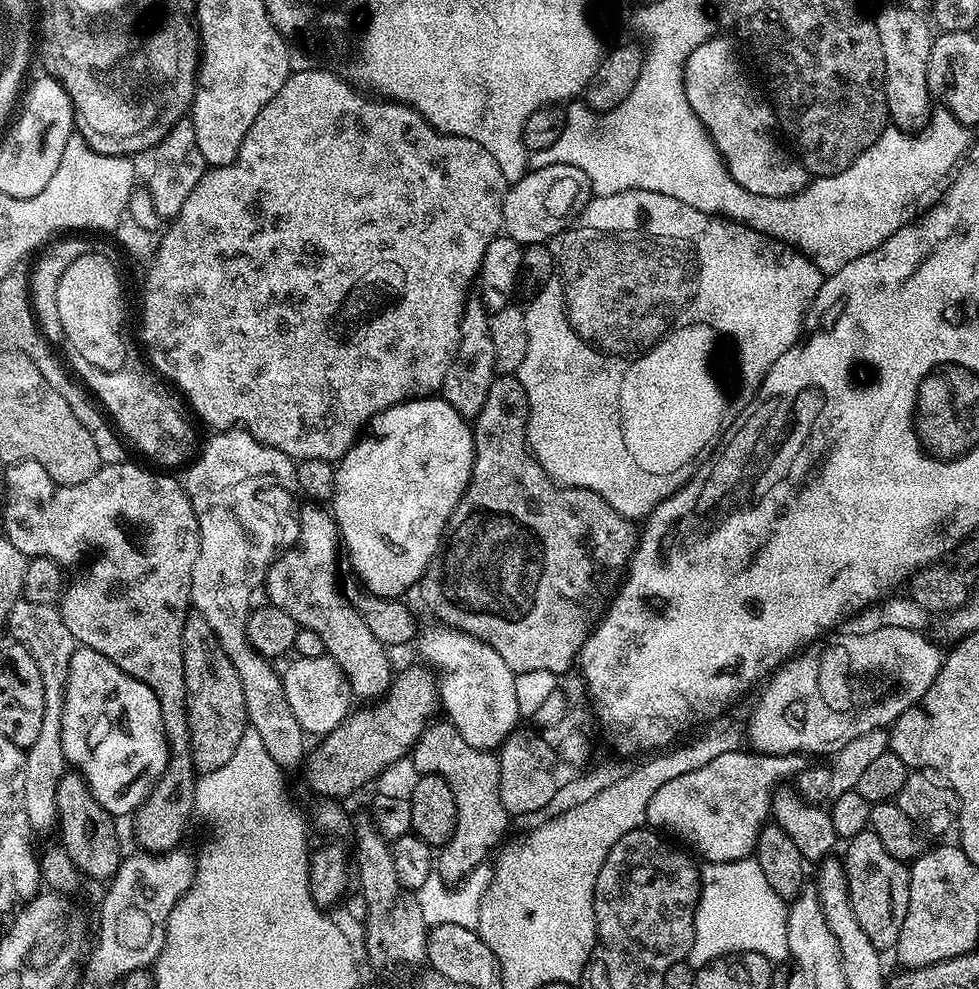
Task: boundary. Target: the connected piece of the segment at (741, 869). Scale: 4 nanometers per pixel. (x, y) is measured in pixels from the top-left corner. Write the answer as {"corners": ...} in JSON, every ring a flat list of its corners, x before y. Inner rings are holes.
{"corners":[[755,858,722,862,721,864,705,863,700,871,700,901,694,907,694,942,688,951,687,963,693,969,703,968,717,956,726,956,734,952,753,952,762,954,767,960,784,962,789,959,786,926,788,925,788,908,786,902,766,882,766,874,762,874,762,866,758,866]]}

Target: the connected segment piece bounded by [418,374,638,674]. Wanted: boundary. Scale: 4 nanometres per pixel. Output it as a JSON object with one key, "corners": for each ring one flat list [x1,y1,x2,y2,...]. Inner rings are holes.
{"corners":[[497,375,493,380,490,394,486,394,486,402,482,402,482,410,474,418,472,441,476,447,476,457,472,460,472,477,468,489,462,494,448,528,444,531,440,551,432,557,428,569,420,578,418,593,420,592,421,598,424,599,425,606,440,619,437,621,441,625,456,628,459,632,465,632,486,642,498,654,498,658,502,658,502,662,510,666,512,672,564,672,571,664,573,667,577,663,580,647,586,642,593,628,599,624,600,617,604,615,609,603,610,593,621,583,625,575,627,566,636,552,637,525,618,514,618,510,614,510,614,506,610,506,598,494,581,488,565,488,551,480,546,470,542,470,542,466,528,449,528,399,526,390,522,390,519,375]]}

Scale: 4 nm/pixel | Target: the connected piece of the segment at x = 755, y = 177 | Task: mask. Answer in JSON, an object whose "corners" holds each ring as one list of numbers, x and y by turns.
{"corners":[[710,38,702,42,702,46,698,46,690,54,684,67,684,89,686,100,690,102,690,110,698,114,698,122,702,122,718,154,724,159,730,178,734,178,734,182,738,182,742,190,750,190,750,194,762,194,766,198,786,198,798,194,805,184,809,183,810,175,808,176,807,170,776,141,776,136,772,133,771,106,756,97,756,92,748,85,731,46,724,40,716,39]]}

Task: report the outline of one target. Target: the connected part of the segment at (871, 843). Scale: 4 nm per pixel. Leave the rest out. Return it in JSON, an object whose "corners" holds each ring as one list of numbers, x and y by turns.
{"corners":[[870,830,847,841,846,848,848,848,848,853,843,853,842,859,844,861,846,882,848,883,848,893,850,894,850,906,854,910,854,918,858,918,858,926,862,926,862,930,866,932,866,938,870,938,870,942,876,948,881,950,895,949,902,930,902,922,906,918,906,906,910,902,909,865,905,861,895,860,893,856,886,854,878,834,874,834]]}

